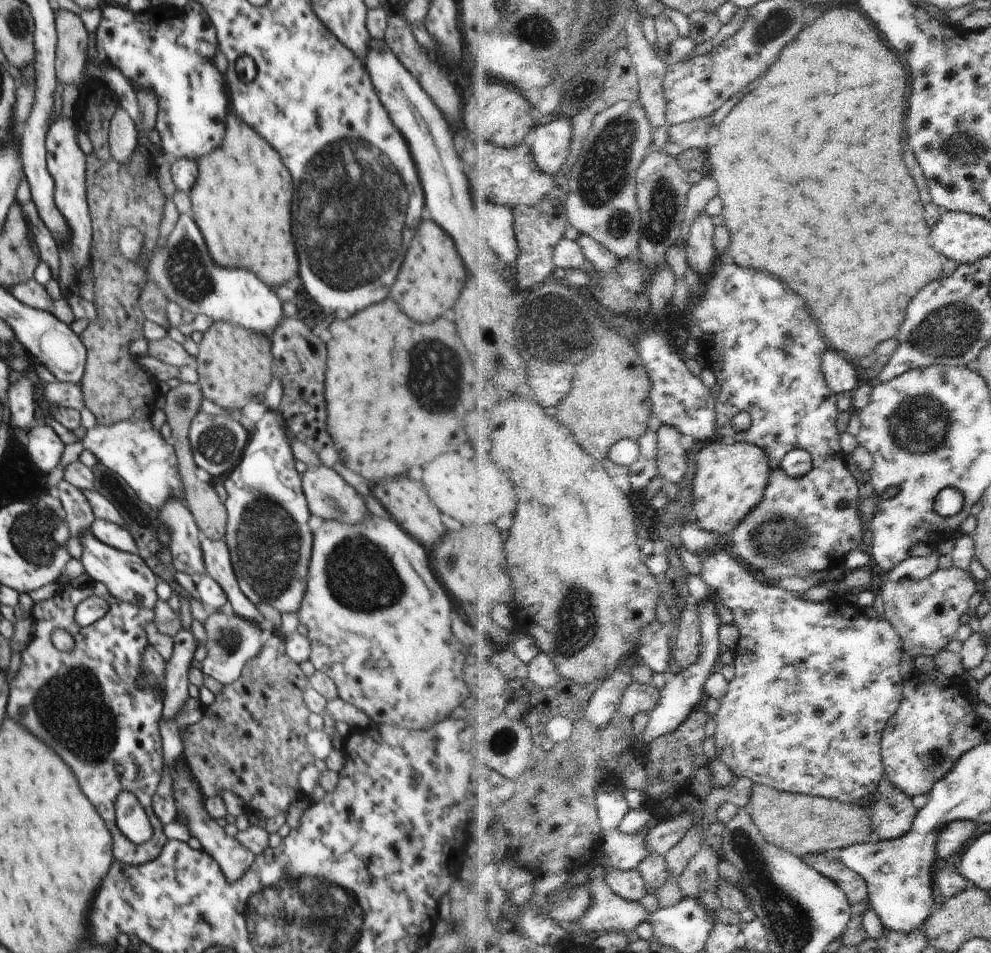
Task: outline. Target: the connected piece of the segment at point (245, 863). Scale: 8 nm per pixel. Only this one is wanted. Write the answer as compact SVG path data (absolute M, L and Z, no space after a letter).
M180 755L168 767L168 773L172 779L172 792L178 813L184 818L191 834L198 838L203 851L210 854L218 862L220 870L229 881L240 880L250 870L250 866L256 858L255 854L242 846L234 836L226 834L224 828L218 825L216 819L206 812L206 808L204 808L205 796L203 795L205 789L201 789L205 786L202 782L197 781L192 764L188 764L188 760L183 755Z

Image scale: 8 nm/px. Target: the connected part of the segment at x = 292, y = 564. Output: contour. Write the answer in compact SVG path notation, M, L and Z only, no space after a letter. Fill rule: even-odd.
M266 410L255 424L256 432L250 434L240 464L230 471L224 480L228 498L224 502L228 512L225 542L230 550L232 568L240 586L240 592L252 602L272 604L278 612L298 612L306 592L313 534L308 528L309 511L304 496L301 476L296 471L297 462L291 450L287 432L289 431L282 412Z

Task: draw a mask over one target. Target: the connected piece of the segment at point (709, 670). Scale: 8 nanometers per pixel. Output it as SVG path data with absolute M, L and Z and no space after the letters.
M708 599L708 602L702 602L699 604L697 601L702 622L703 622L703 643L705 646L702 656L698 659L698 662L691 666L686 671L681 670L681 673L673 677L668 677L666 685L661 690L662 698L658 708L651 714L650 724L648 725L648 732L646 740L651 744L656 739L674 734L680 729L704 704L706 690L705 686L710 677L718 671L718 666L721 662L721 648L722 642L720 642L720 628L722 628L722 618L718 614L718 604L714 600Z

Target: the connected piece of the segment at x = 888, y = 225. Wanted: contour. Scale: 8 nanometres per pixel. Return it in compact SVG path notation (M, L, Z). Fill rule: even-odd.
M837 8L818 15L815 23L806 27L806 32L786 48L782 60L764 76L764 82L754 92L750 91L722 121L717 139L708 150L709 175L720 182L720 194L726 202L724 216L734 234L734 242L725 257L736 258L742 266L774 272L782 276L796 292L802 292L814 308L814 316L822 320L822 332L830 340L830 348L842 351L851 360L860 362L875 353L876 348L900 334L902 324L908 318L908 306L918 292L942 274L946 256L932 248L930 228L924 222L924 208L914 176L910 174L904 158L904 110L906 110L906 67L908 64L888 42L882 40L882 32L872 19L858 10Z

